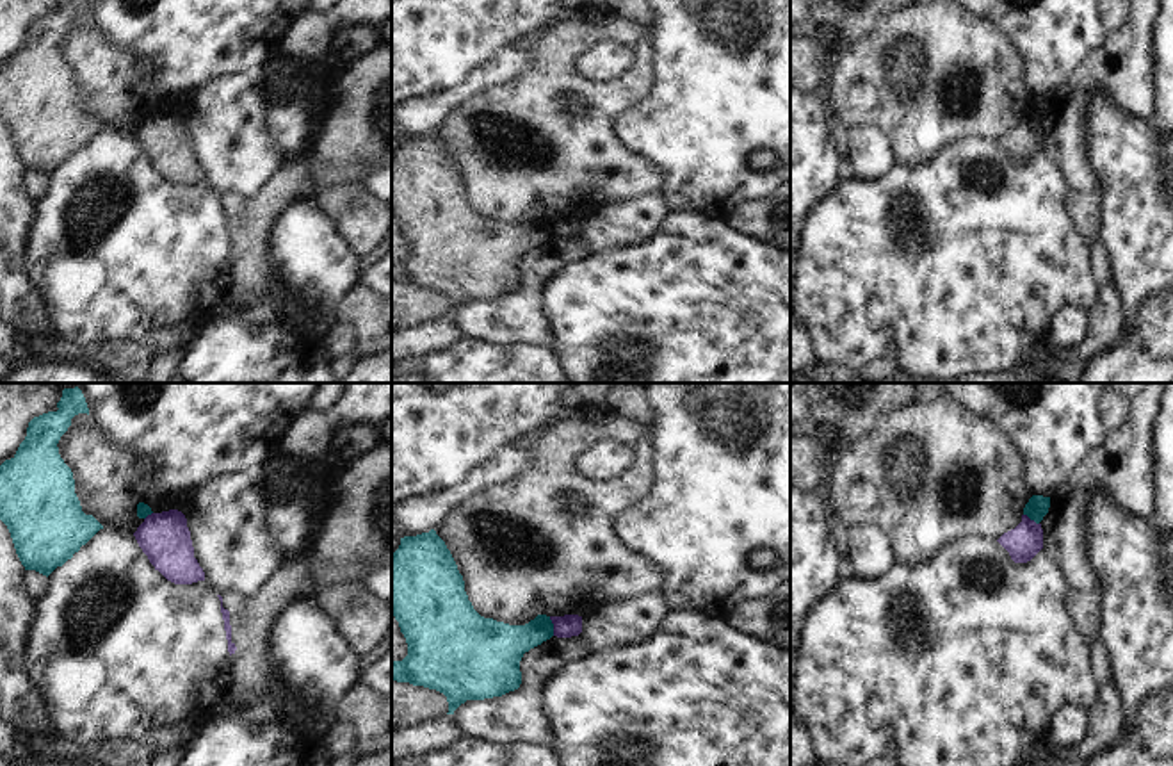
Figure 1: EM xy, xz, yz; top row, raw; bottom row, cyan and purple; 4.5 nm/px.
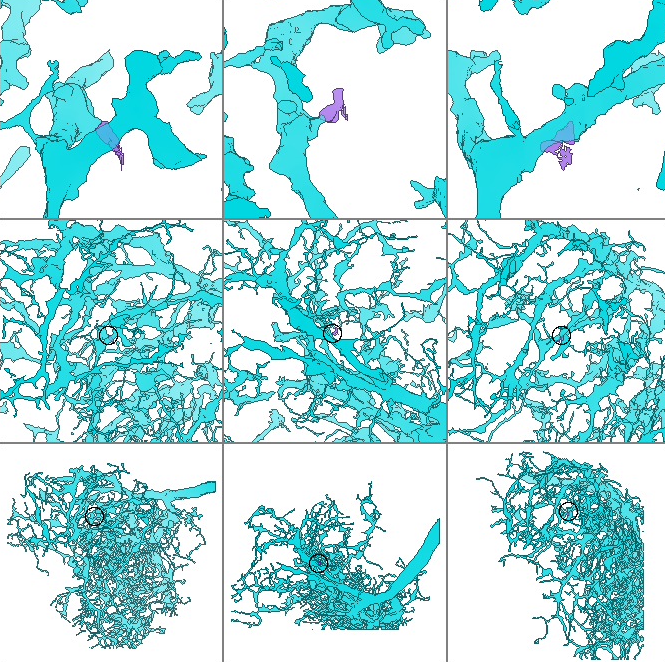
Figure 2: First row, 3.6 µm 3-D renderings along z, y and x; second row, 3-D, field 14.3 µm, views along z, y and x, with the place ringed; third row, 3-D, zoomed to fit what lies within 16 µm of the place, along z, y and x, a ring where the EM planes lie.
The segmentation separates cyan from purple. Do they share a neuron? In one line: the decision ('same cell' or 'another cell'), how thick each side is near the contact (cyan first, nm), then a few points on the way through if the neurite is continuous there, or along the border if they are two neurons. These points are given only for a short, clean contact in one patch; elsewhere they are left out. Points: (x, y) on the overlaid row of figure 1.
another cell; 200 nm thick on the cyan side, 100 nm on the other; border along xz (549, 617), (554, 635)

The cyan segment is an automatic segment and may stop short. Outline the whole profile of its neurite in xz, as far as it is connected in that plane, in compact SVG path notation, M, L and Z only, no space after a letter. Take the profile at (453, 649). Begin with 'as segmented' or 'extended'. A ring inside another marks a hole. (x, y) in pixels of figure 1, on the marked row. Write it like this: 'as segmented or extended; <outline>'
as segmented; M434 529L400 538L392 554L392 615L408 643L408 656L392 661L392 679L443 693L449 702L447 714L454 714L466 700L502 697L518 689L523 654L554 636L554 623L546 615L538 615L525 625L481 616L468 600L450 550Z

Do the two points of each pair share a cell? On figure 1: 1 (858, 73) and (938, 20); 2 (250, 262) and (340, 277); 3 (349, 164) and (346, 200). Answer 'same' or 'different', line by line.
1: same
2: different
3: different

